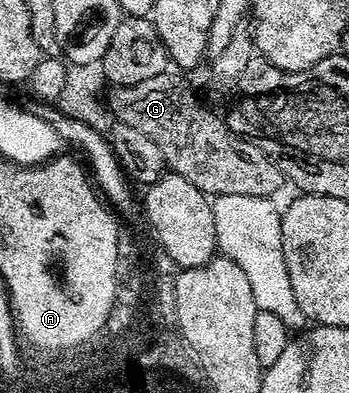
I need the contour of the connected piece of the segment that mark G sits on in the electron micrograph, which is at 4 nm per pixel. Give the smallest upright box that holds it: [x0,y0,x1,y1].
[108,73,284,197]

